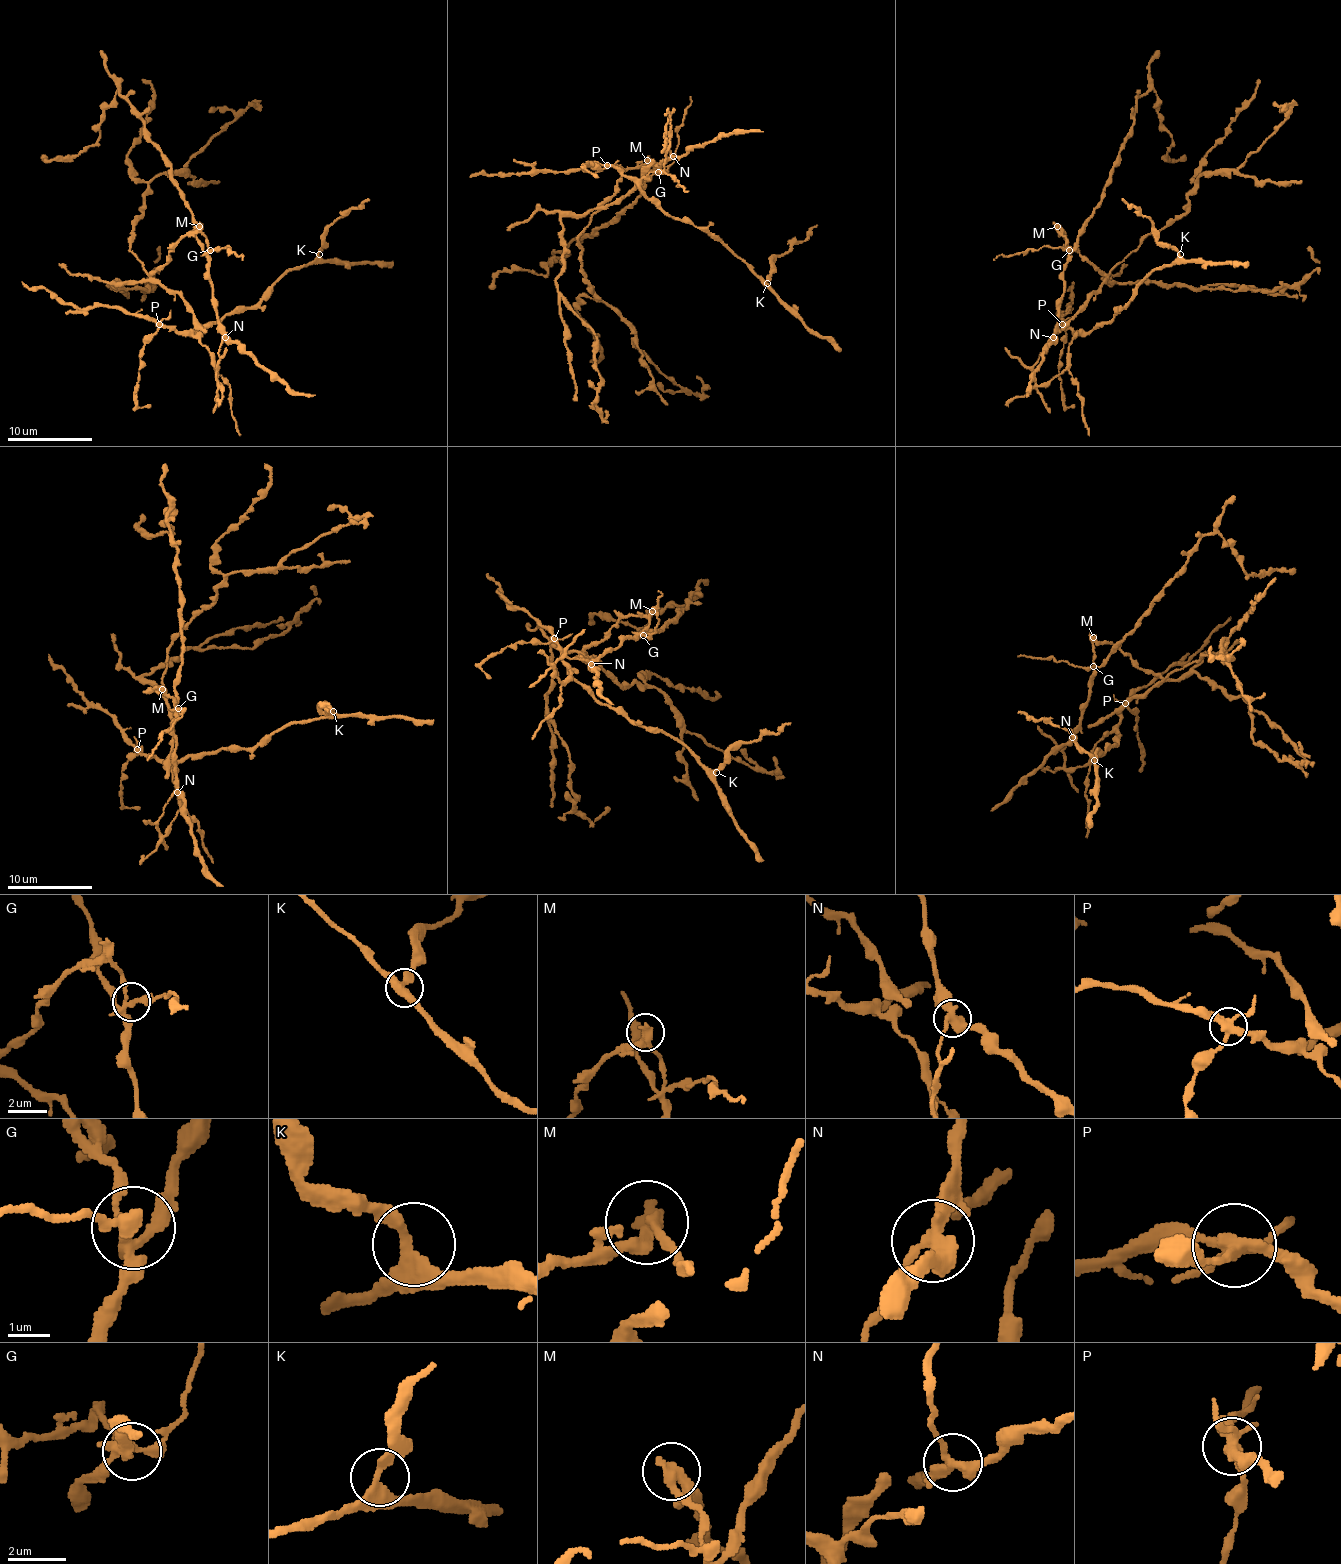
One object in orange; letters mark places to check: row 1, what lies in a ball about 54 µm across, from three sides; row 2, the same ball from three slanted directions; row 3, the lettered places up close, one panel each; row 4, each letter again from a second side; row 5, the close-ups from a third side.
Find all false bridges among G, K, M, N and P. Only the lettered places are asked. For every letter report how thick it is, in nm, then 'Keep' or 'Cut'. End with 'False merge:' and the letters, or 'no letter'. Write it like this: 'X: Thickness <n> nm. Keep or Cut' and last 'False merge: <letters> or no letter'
G: Thickness 260 nm. Keep
K: Thickness 300 nm. Keep
M: Thickness 360 nm. Cut
N: Thickness 360 nm. Cut
P: Thickness 320 nm. Cut
False merge: M, N, P

